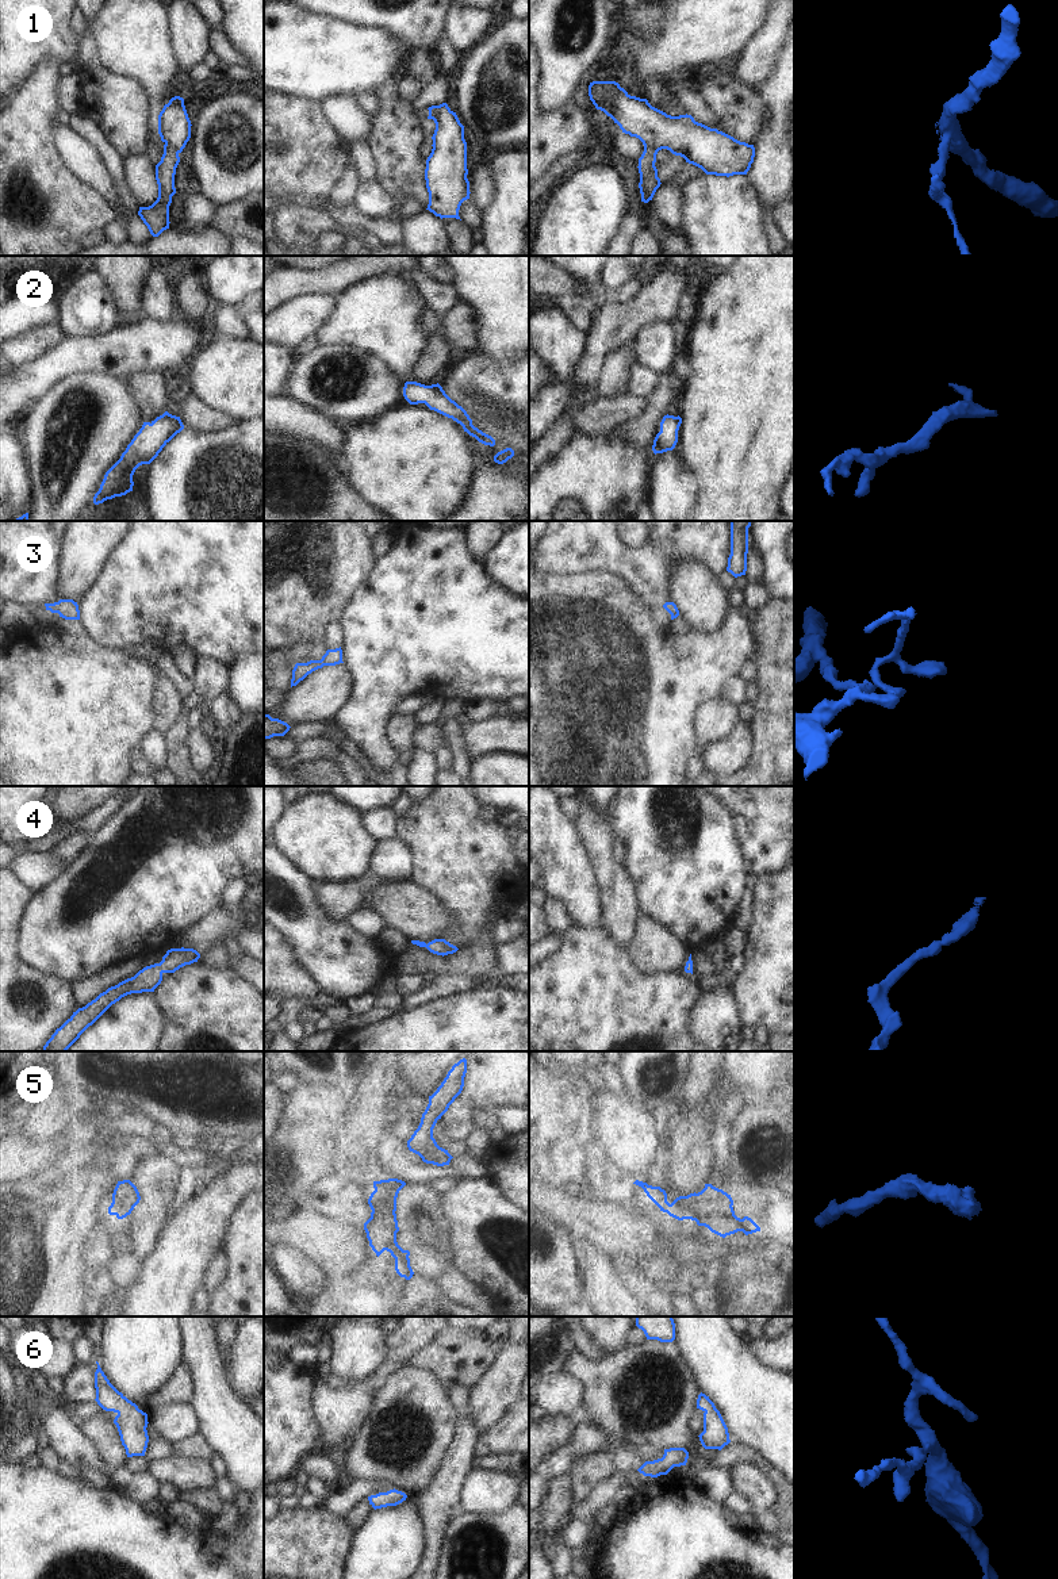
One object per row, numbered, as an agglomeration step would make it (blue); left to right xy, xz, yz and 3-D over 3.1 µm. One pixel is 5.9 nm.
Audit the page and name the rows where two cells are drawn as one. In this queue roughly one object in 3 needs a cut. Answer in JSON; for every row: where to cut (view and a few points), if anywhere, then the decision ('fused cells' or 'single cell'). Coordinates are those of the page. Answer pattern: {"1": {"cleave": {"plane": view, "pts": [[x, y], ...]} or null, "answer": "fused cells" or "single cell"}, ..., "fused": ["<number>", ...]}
{"1": {"cleave": {"plane": "xy", "pts": [[165, 142], [177, 153]]}, "answer": "fused cells"}, "2": {"cleave": null, "answer": "single cell"}, "3": {"cleave": null, "answer": "single cell"}, "4": {"cleave": null, "answer": "single cell"}, "5": {"cleave": null, "answer": "single cell"}, "6": {"cleave": null, "answer": "single cell"}, "fused": ["1"]}

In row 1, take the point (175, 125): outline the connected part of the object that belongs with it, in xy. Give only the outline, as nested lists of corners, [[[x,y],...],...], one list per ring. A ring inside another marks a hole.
[[[172,97],[160,112],[161,141],[181,153],[191,138],[191,126],[184,99]]]

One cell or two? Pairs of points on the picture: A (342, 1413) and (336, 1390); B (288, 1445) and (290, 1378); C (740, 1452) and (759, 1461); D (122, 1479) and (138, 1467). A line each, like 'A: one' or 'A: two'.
A: one
B: one
C: one
D: two

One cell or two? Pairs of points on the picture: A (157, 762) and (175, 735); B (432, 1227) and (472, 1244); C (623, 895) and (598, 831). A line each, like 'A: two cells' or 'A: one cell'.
A: two cells
B: two cells
C: one cell

